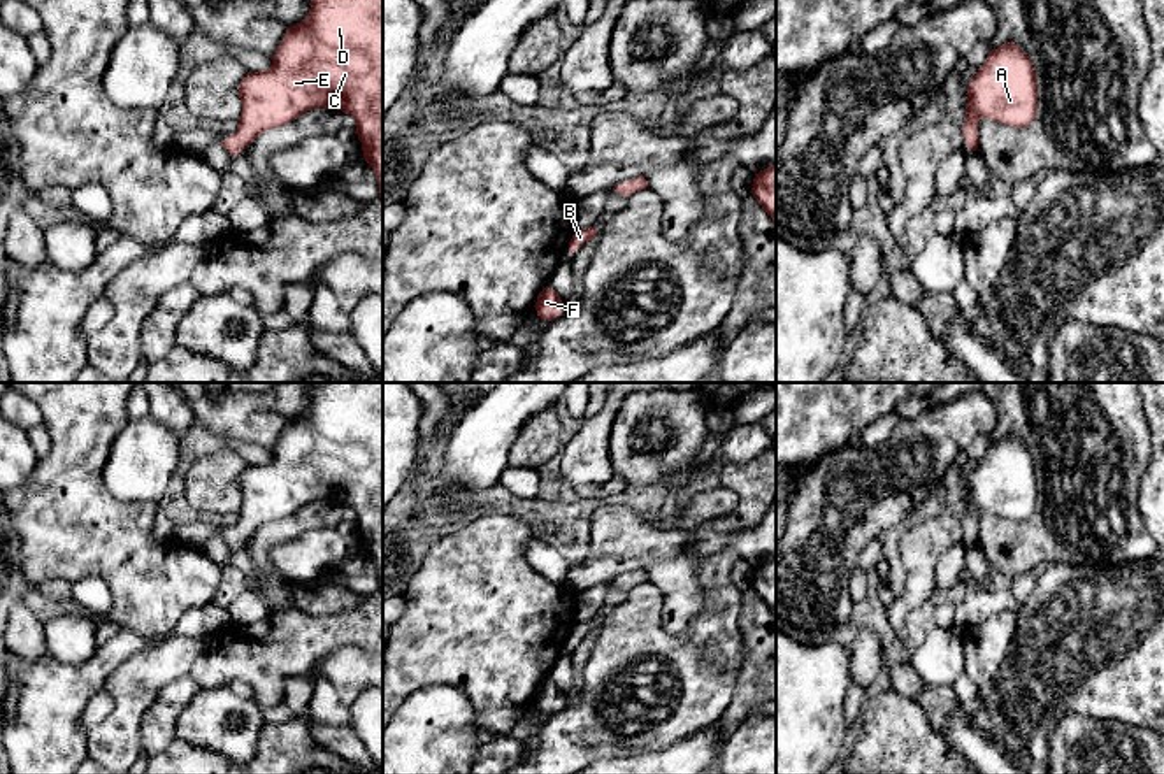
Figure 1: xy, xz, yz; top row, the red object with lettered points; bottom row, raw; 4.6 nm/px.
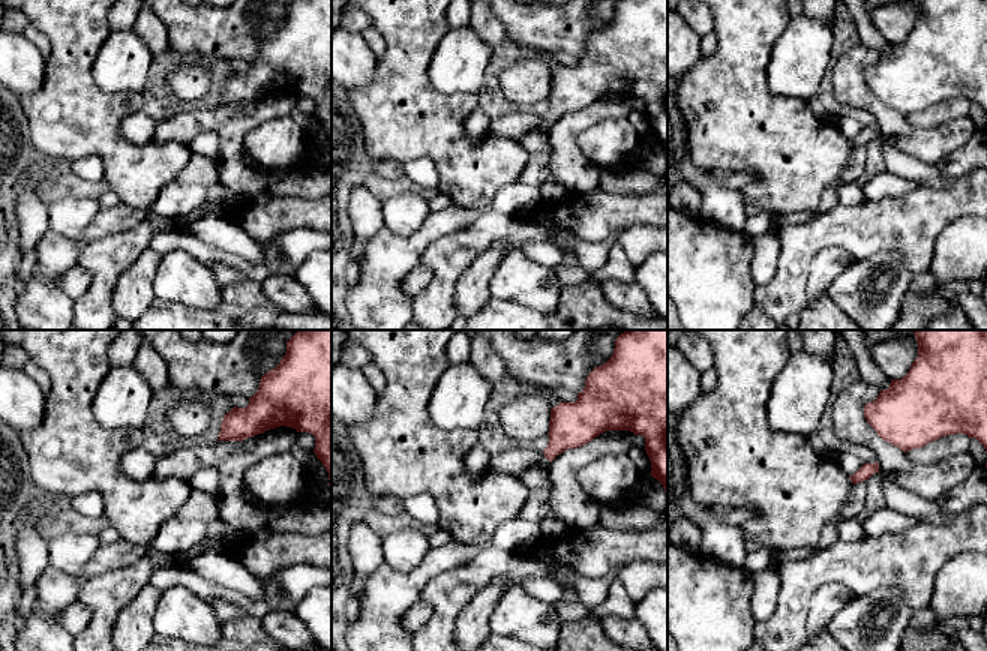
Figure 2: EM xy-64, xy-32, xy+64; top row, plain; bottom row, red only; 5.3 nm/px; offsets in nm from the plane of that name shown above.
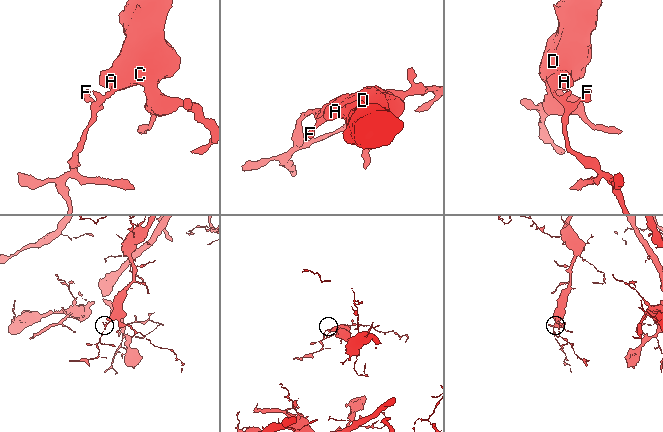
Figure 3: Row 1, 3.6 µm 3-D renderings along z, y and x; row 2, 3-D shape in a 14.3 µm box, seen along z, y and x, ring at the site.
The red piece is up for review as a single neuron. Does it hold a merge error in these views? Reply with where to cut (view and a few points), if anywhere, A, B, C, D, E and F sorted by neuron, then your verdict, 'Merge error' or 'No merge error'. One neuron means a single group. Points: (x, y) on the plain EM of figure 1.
No split. Groups: A B C D E F. No merge error

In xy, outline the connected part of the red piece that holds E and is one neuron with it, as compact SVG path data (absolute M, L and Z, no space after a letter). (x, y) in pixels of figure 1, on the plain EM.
M316 383L309 407L290 419L263 465L248 465L239 479L239 521L221 539L237 549L270 523L318 500L351 507L365 555L372 560L383 591L383 383Z

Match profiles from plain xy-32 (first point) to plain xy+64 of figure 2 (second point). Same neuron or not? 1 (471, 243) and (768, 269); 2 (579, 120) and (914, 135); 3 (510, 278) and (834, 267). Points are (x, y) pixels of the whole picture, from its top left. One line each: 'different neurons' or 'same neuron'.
1: different neurons
2: different neurons
3: different neurons

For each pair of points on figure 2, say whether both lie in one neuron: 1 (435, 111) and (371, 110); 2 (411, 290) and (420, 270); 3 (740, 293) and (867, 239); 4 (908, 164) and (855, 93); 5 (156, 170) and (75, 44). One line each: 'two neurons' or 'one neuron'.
1: one neuron
2: one neuron
3: two neurons
4: two neurons
5: one neuron

